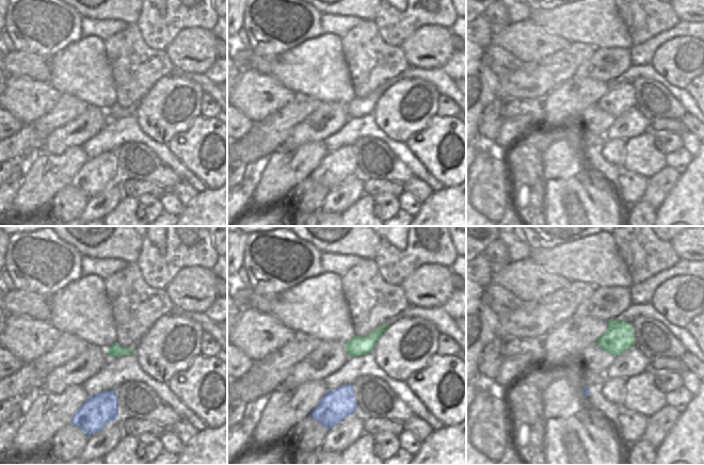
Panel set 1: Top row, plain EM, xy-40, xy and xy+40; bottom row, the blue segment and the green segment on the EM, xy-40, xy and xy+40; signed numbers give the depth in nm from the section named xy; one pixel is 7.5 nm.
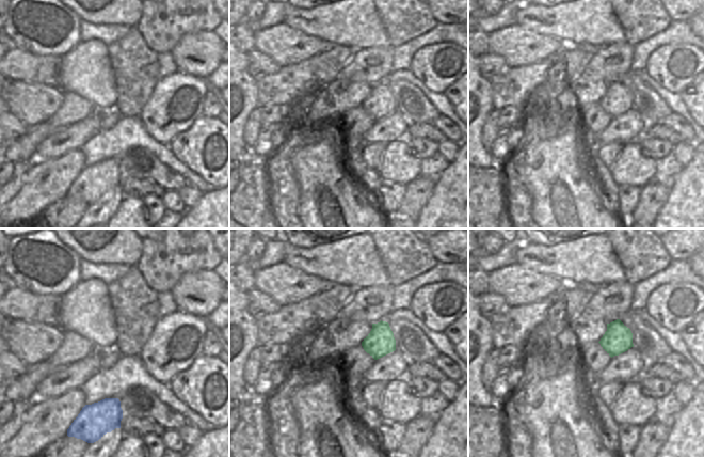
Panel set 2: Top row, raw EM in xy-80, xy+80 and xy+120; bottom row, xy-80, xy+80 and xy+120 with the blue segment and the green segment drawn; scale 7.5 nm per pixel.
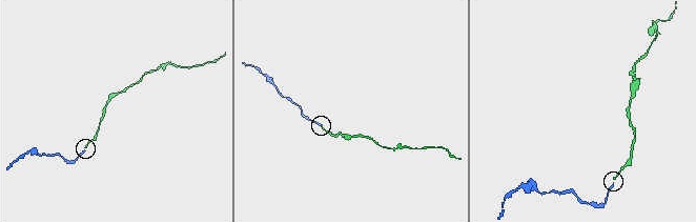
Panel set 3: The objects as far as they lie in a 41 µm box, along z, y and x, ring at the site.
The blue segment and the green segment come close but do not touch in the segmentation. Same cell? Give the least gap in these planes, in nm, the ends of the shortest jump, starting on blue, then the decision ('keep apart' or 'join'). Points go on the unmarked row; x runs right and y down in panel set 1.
200 nm | xy (350, 145), (350, 117) | join

